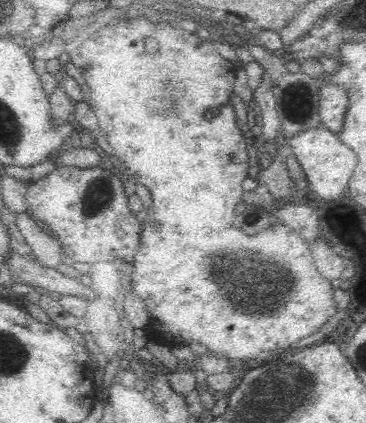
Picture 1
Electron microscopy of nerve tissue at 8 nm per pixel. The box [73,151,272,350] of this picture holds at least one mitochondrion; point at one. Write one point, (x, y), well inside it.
(98, 194)

